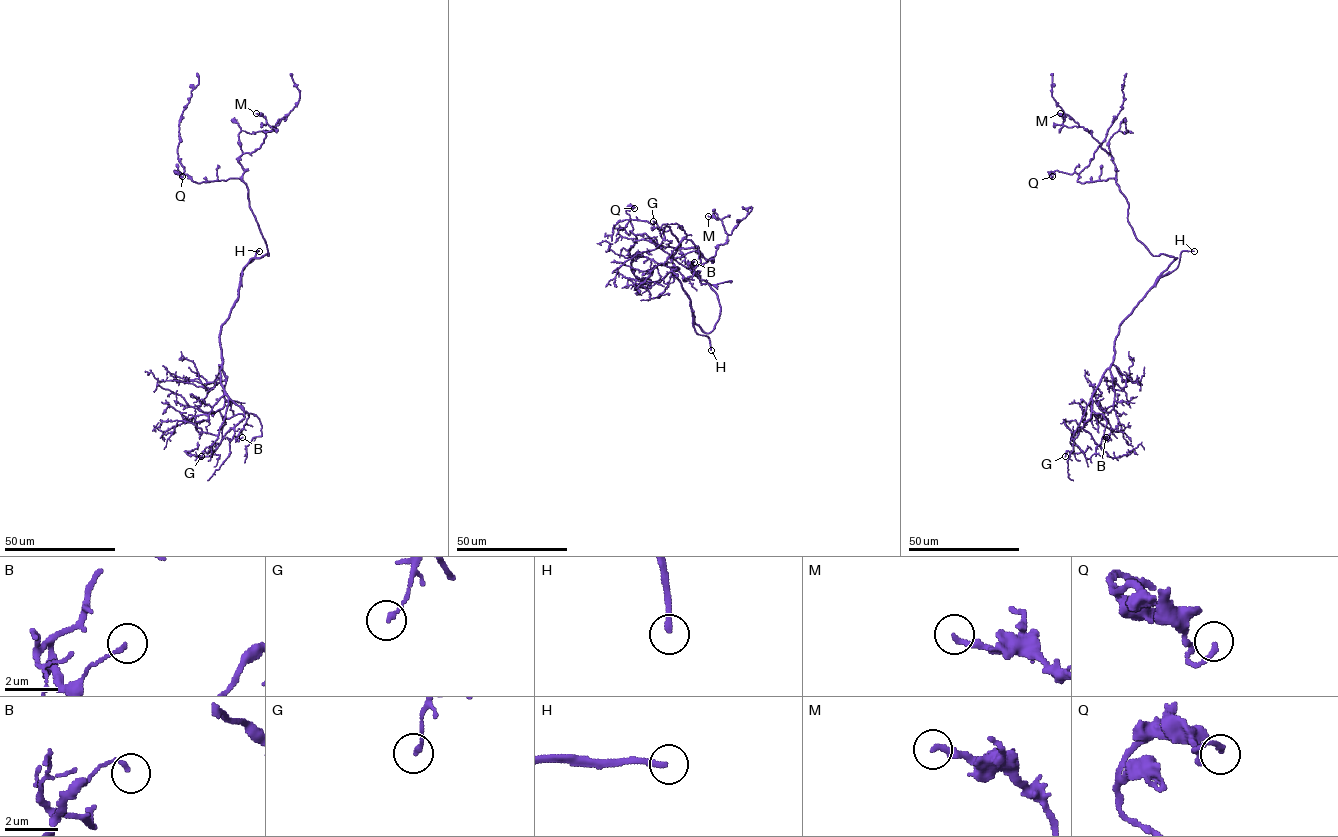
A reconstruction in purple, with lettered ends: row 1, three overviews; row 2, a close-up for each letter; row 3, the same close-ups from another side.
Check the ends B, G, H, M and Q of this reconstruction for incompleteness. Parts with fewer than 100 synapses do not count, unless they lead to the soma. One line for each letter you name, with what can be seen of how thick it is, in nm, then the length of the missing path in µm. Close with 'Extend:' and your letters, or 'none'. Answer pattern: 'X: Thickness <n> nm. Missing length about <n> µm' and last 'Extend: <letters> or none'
H: Thickness 220 nm. Missing length about 70 µm
Extend: H

